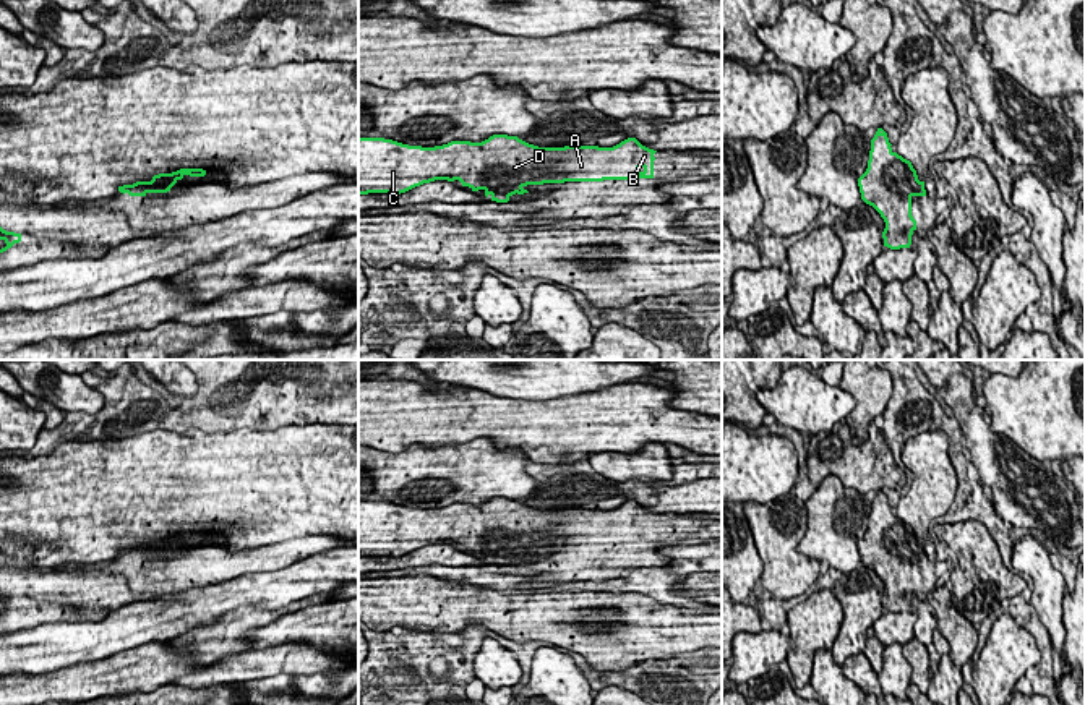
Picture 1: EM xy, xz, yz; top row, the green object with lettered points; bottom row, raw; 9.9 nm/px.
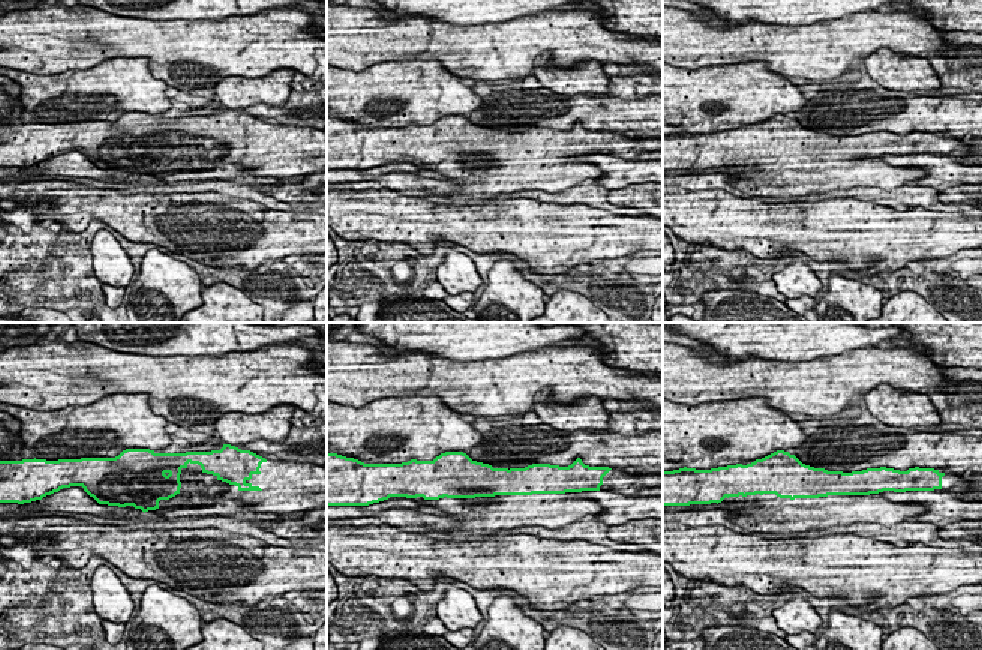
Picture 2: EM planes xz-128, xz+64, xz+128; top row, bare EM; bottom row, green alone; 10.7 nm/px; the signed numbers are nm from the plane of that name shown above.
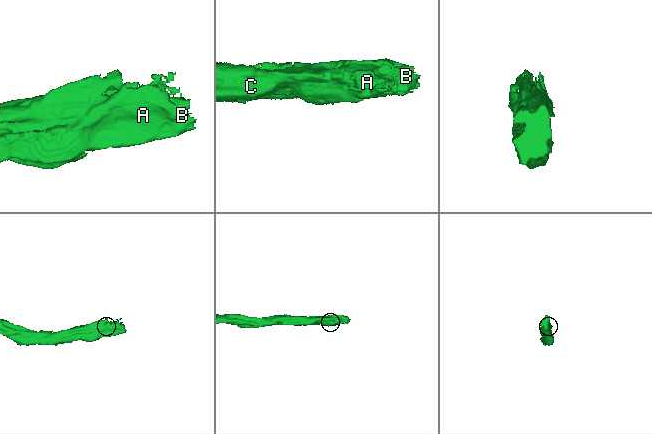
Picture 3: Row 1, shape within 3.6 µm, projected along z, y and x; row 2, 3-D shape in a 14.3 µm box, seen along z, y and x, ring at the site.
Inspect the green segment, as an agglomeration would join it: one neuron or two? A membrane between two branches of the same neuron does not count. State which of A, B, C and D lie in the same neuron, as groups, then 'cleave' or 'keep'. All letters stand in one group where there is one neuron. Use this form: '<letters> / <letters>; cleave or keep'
A B C D; keep

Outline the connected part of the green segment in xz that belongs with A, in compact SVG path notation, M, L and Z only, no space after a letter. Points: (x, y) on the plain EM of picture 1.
M493 498L482 506L451 504L435 511L409 509L384 501L358 501L358 558L401 558L435 543L459 543L472 554L483 553L491 564L508 566L516 556L529 556L527 548L654 541L655 515L636 501L613 511L538 511L508 498Z

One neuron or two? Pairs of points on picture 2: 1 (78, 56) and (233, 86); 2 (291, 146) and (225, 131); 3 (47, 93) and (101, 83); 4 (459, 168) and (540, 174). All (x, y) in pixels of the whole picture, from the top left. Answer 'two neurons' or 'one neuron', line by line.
1: two neurons
2: one neuron
3: one neuron
4: one neuron

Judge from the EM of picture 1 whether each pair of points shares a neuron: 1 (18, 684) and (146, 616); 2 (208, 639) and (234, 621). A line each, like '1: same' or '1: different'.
1: different
2: same

